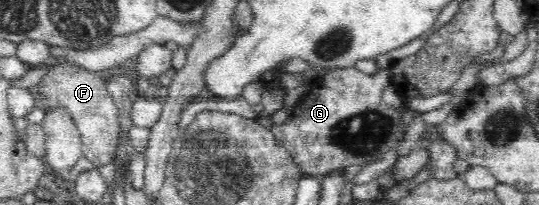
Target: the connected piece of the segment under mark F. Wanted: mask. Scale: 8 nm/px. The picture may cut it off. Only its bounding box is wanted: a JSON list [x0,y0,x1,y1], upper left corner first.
[37,64,120,168]

